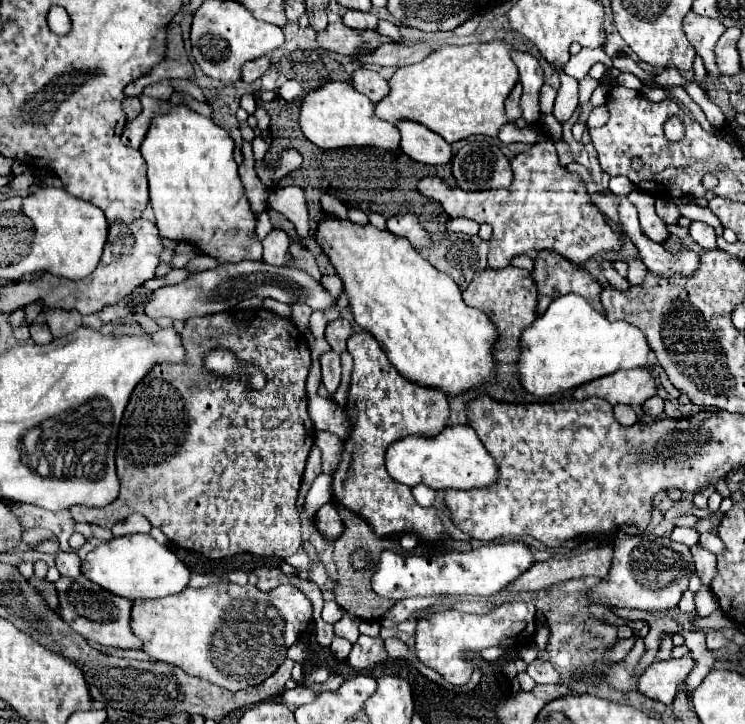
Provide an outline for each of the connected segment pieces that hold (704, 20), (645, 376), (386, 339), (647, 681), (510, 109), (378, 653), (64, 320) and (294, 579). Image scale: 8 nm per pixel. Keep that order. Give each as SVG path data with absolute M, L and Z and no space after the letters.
M689 11L685 15L685 19L683 19L683 31L685 31L687 39L691 41L691 45L695 47L695 51L703 57L703 63L705 63L707 73L711 77L719 77L719 71L715 67L713 47L715 47L717 39L725 31L723 23L719 23L717 19L711 19L711 17L697 15L695 11Z
M639 367L639 369L619 369L607 377L601 377L601 379L595 379L591 383L585 383L581 387L575 389L575 399L577 401L583 401L583 399L589 399L589 397L601 397L601 399L607 399L611 405L641 405L643 401L647 401L649 397L653 397L657 393L657 379L651 375L651 371L647 367Z
M323 211L323 223L317 223L315 239L343 281L355 323L379 341L389 361L403 377L423 387L439 387L443 393L457 395L475 389L481 381L489 381L495 375L495 325L483 311L465 305L455 281L423 259L405 237L391 235L389 229L377 229L371 223L357 225L349 219L343 221Z
M685 655L681 659L653 663L641 675L639 691L647 695L649 699L671 705L679 687L683 685L687 675L693 671L693 667L695 667L695 661L691 655Z
M517 81L517 85L513 87L511 95L509 95L507 101L505 101L505 111L507 111L507 115L509 115L509 121L521 117L521 111L519 111L519 95L521 95L521 91L523 91L523 89L521 89L521 83Z
M361 635L359 641L353 645L351 649L351 655L349 655L349 665L355 669L355 671L361 671L361 669L369 669L369 667L375 667L379 663L383 663L387 659L387 651L383 647L383 641L377 637L367 637L367 635Z
M53 309L53 311L45 311L45 319L47 319L47 325L49 325L53 337L69 335L81 327L81 315L77 311Z
M257 567L255 569L255 575L257 575L257 589L259 591L271 591L273 587L281 585L281 583L291 583L295 587L301 589L301 585L305 585L307 581L297 577L297 575L285 575L281 573L281 569L267 569L267 567Z

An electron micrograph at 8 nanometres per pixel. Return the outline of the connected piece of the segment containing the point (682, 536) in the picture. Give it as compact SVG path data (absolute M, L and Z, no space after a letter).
M675 527L671 539L677 543L685 543L685 545L693 547L699 541L699 533L695 529L689 529L689 527Z

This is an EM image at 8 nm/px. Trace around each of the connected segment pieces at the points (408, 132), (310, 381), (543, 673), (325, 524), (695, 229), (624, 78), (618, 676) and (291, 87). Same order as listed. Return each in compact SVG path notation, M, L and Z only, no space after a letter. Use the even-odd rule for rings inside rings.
M399 121L397 129L401 133L401 149L413 161L421 161L427 165L445 165L453 157L453 149L447 141L443 141L437 133L427 127L411 121Z
M313 361L307 377L307 395L317 395L319 385L321 385L321 367L319 367L319 361Z
M535 659L531 665L529 665L529 675L535 683L559 683L559 675L557 671L551 667L551 663L543 661L543 659Z
M326 503L317 511L315 527L325 539L331 539L331 541L339 539L339 535L343 533L343 521L333 503Z
M693 221L691 227L689 227L689 233L691 237L703 247L703 249L715 249L715 229L709 227L707 223L699 223L699 221Z
M621 73L616 82L618 85L630 88L630 89L641 89L641 81L635 77L635 75L631 75L631 73Z
M637 639L635 647L629 651L627 659L621 663L615 663L609 673L607 673L607 683L621 691L637 691L637 677L635 677L635 667L641 661L645 653L645 643L643 639Z
M287 81L277 89L277 95L283 97L285 101L293 101L293 99L301 99L305 95L305 89L297 81Z

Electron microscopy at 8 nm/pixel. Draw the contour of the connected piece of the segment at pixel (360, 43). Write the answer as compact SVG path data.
M329 23L327 29L317 35L317 43L323 49L345 55L345 57L353 57L361 49L363 49L363 53L359 53L359 55L369 55L377 47L381 47L383 43L389 43L389 41L391 41L389 37L383 37L377 31L357 31L343 23Z

